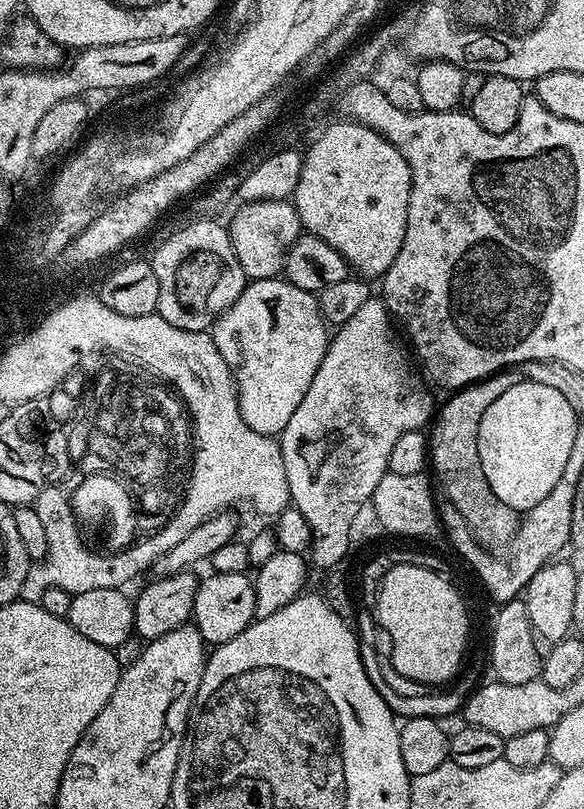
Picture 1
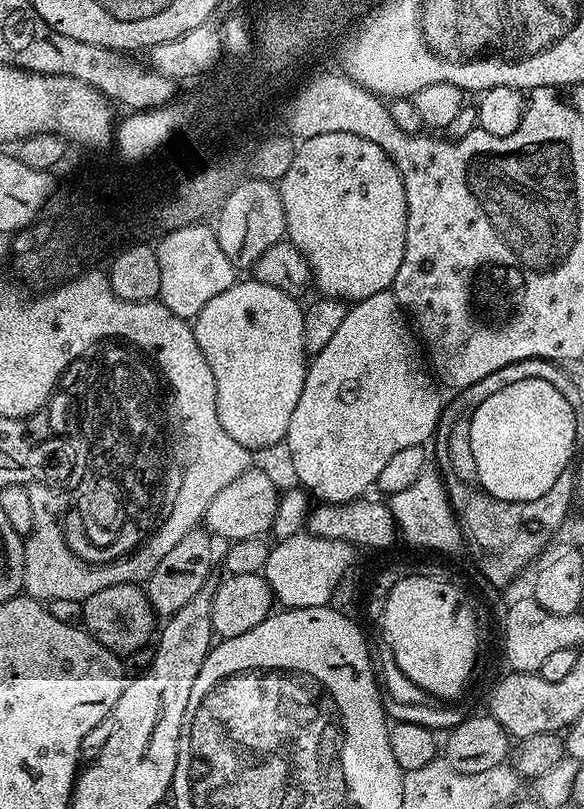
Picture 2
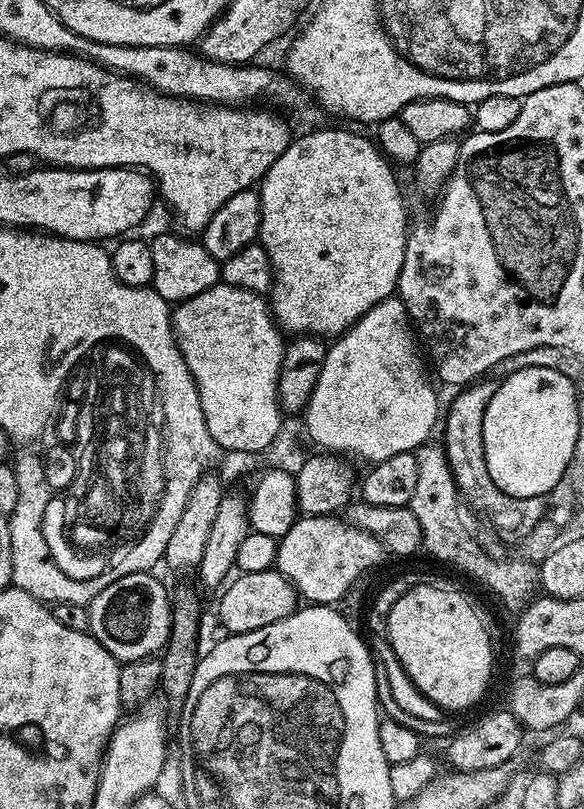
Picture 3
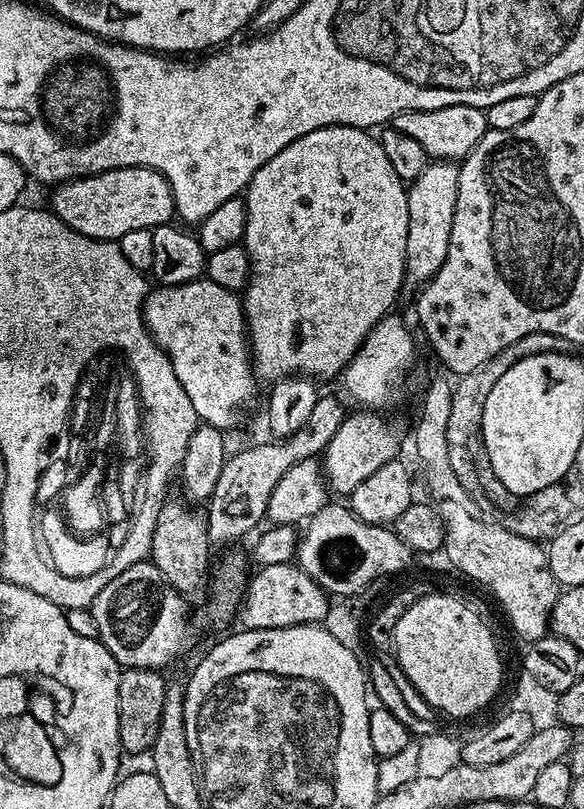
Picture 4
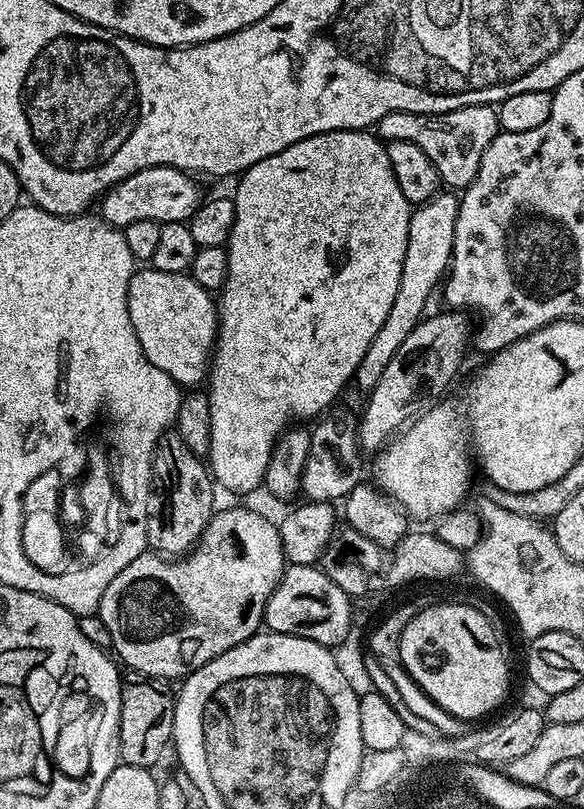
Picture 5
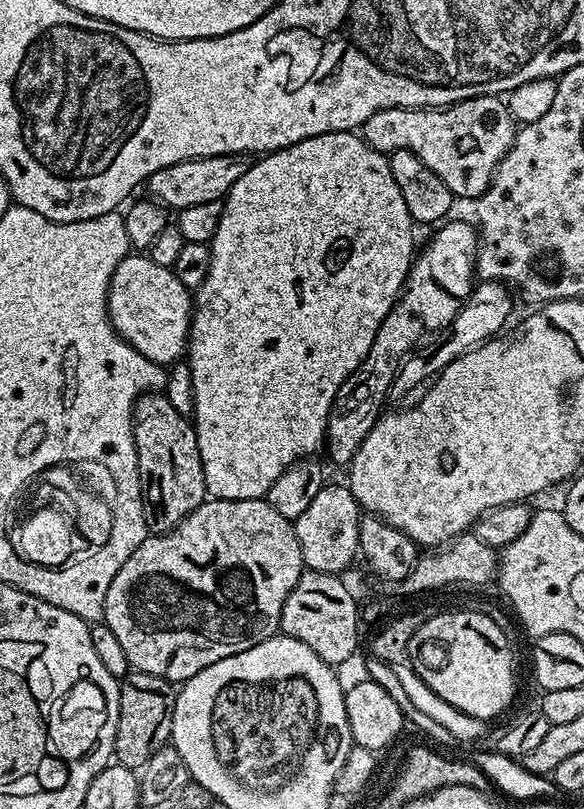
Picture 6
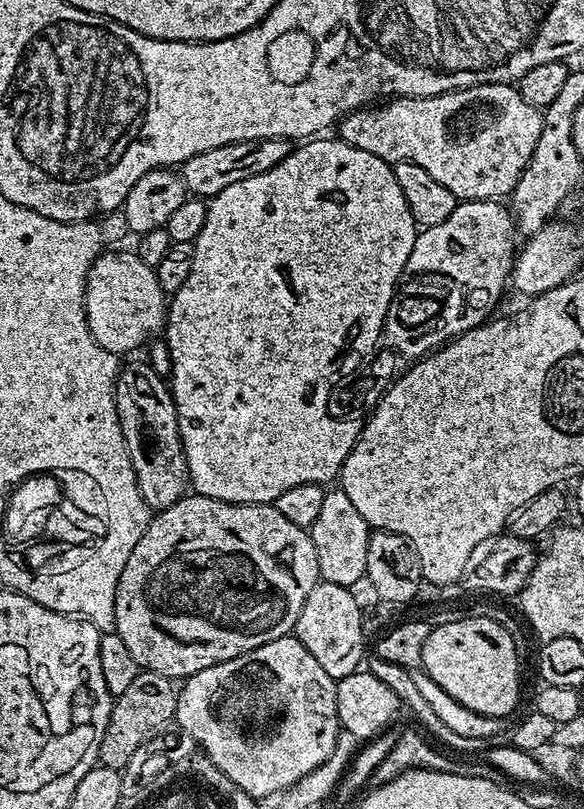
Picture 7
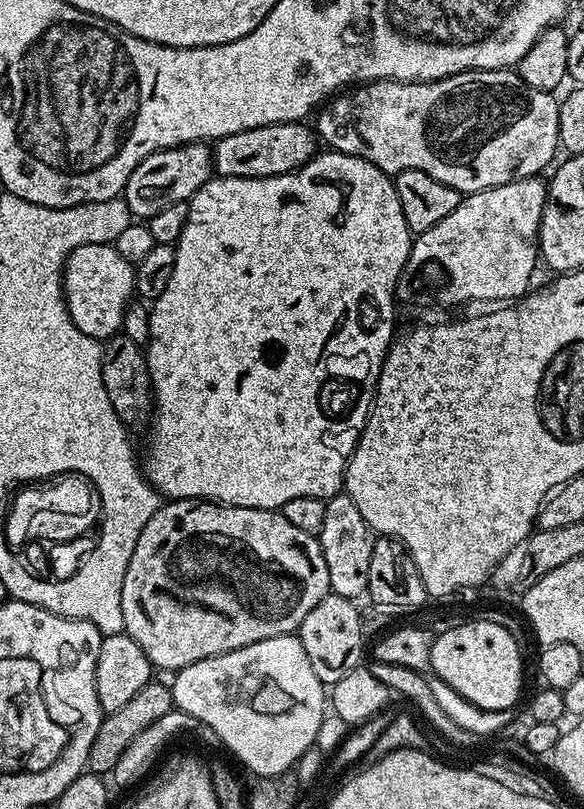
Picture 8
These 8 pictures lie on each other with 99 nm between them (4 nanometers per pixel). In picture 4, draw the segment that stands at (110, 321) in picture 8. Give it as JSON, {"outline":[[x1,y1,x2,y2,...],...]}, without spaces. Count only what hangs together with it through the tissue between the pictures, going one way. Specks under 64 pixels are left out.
{"outline":[[206,278,191,280,185,284,156,286,144,300,144,325,156,345,170,358,198,420,221,430,234,427,240,420,240,411,251,400,256,384,258,385,241,297,230,290,222,290,218,282,210,282]]}

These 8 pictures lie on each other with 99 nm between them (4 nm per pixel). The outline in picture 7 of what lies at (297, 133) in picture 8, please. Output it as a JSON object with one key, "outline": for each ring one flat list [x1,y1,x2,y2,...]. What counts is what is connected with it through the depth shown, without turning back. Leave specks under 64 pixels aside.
{"outline":[[258,138,214,146,214,150,202,150,185,164,179,165,180,181,193,197,211,198,226,190,226,186,242,182,242,178,254,178,254,174,266,174,266,170,274,170,274,166,278,166,293,147,293,141,284,138]]}

